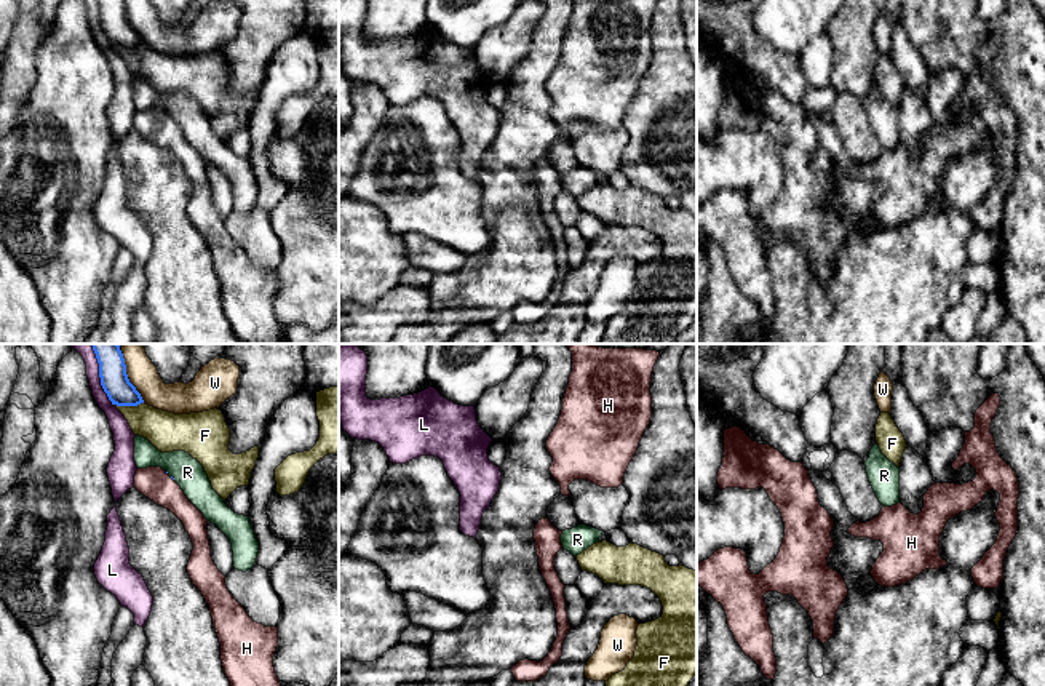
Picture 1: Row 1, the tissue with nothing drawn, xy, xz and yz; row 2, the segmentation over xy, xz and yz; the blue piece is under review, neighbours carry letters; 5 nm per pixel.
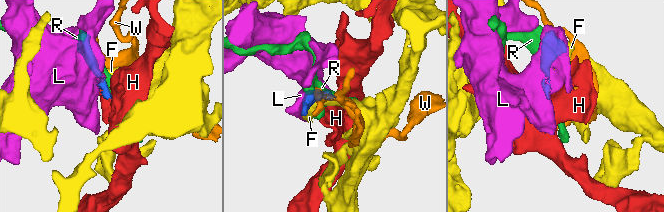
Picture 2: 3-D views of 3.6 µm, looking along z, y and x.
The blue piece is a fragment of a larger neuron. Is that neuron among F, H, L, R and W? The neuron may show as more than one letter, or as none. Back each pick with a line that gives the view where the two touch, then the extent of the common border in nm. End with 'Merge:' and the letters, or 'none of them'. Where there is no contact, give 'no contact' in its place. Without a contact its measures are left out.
H: no contact
Merge: H

